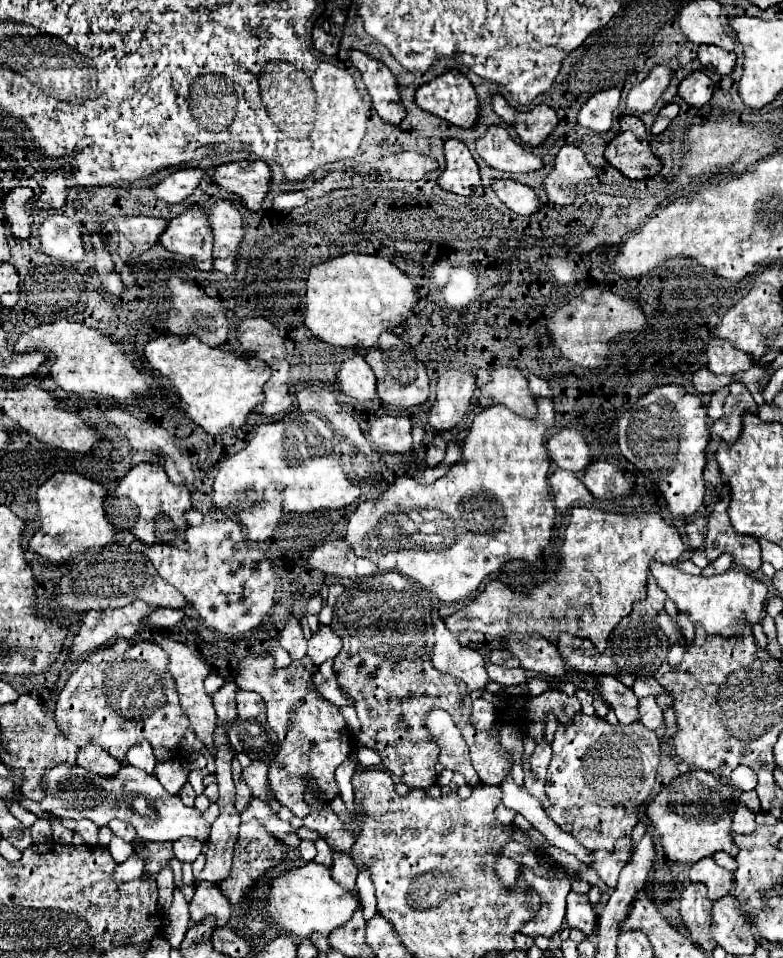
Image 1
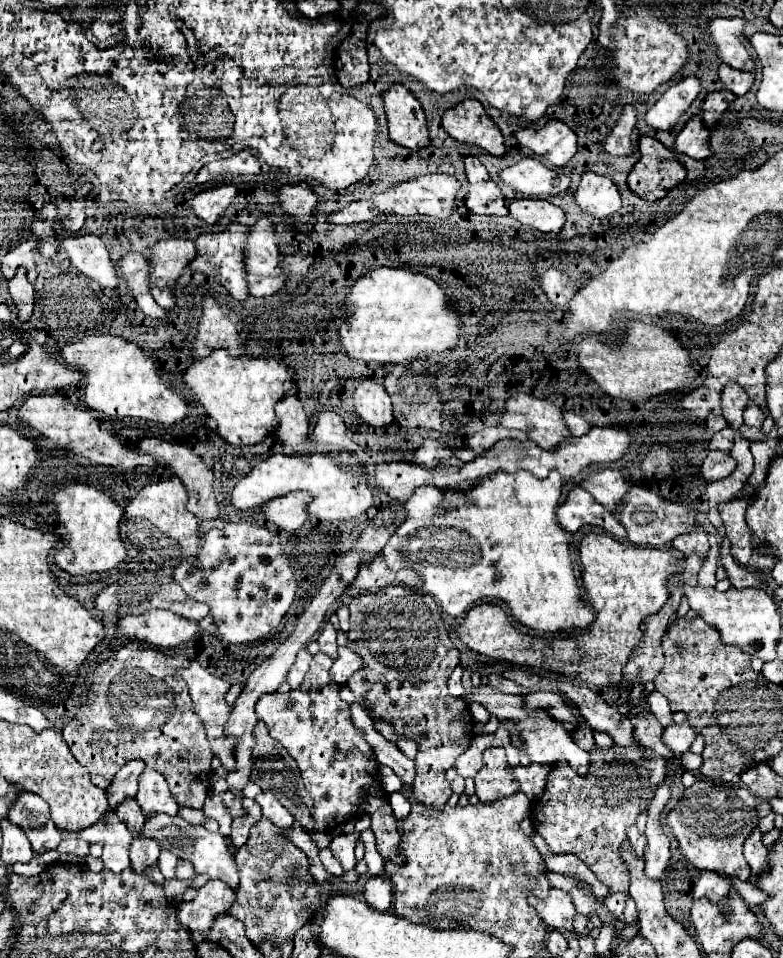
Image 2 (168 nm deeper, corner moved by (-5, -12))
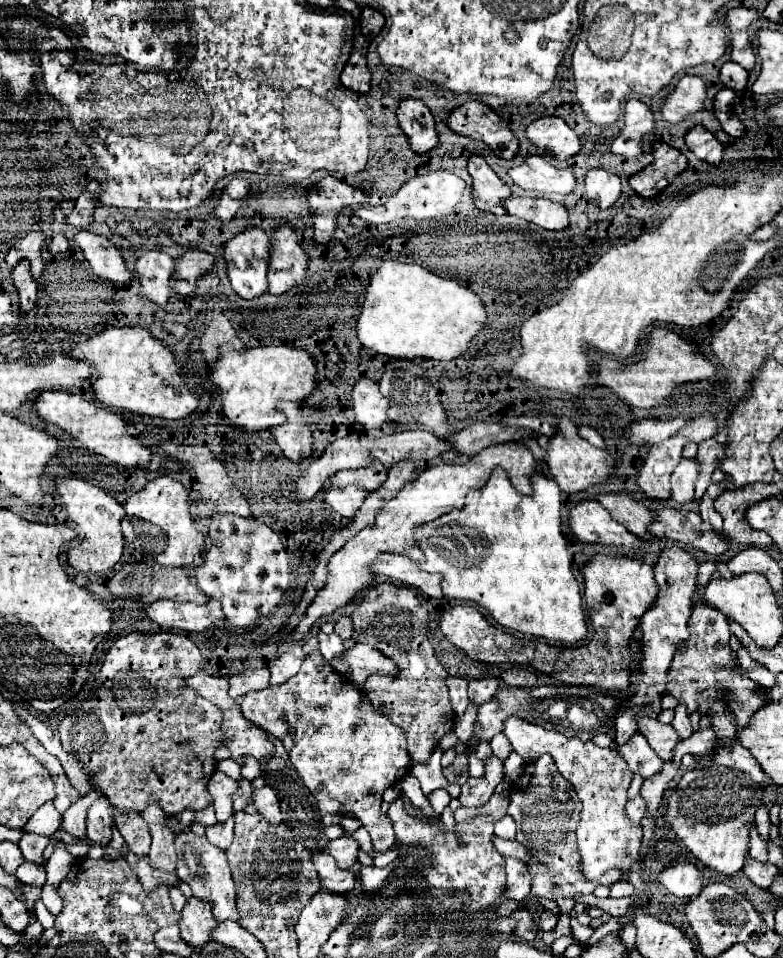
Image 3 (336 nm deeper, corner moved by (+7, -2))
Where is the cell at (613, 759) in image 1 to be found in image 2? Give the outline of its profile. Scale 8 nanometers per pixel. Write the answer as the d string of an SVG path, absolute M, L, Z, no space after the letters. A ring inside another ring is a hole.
M612 746L612 748L594 748L590 750L590 768L586 776L576 774L566 762L552 766L546 790L542 798L532 804L532 822L534 830L546 840L552 852L570 852L588 864L588 868L602 880L610 892L626 892L628 886L628 868L620 858L620 844L626 840L626 828L636 824L640 812L646 812L658 782L666 778L666 760L654 756L642 746Z

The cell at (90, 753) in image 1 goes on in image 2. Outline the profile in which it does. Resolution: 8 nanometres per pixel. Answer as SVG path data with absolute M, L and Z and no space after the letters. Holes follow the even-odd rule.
M124 798L124 802L120 802L116 806L116 814L122 822L126 822L126 826L136 834L136 830L140 830L144 826L144 814L142 814L142 808L138 806L136 798Z

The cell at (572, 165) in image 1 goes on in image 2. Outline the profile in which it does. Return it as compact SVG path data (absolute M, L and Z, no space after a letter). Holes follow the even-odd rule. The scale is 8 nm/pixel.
M594 172L582 174L580 186L574 192L574 202L580 206L580 210L596 218L610 218L622 206L616 184L610 178L598 176Z

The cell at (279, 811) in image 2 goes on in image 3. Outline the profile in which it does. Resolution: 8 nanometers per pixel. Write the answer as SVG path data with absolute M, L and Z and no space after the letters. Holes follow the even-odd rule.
M260 788L254 790L254 802L258 812L270 822L270 824L280 824L282 822L282 812L280 812L280 798L272 788Z

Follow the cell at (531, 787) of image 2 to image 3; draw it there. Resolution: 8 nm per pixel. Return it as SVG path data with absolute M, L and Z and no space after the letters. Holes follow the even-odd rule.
M496 734L496 736L494 736L494 740L490 742L490 746L492 746L494 754L496 754L500 760L508 758L508 754L510 754L510 750L512 750L512 746L508 744L508 738L506 738L506 736L502 736L502 734Z

